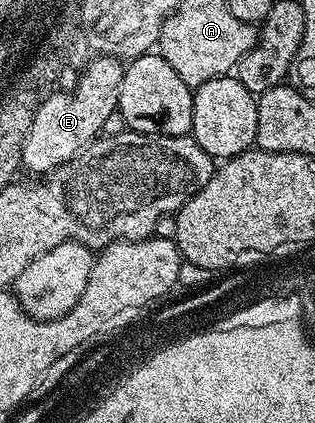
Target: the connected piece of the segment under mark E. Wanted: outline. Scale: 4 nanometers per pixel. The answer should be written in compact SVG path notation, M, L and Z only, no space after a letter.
M96 57L81 70L81 76L71 93L59 91L51 94L50 105L45 105L43 112L38 113L26 148L26 161L35 167L38 175L51 173L65 161L73 161L105 130L102 128L105 127L106 120L112 115L115 116L118 108L123 68L123 62L119 58Z

